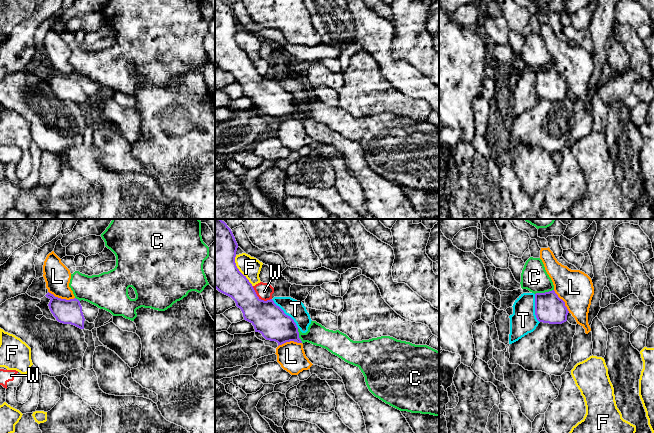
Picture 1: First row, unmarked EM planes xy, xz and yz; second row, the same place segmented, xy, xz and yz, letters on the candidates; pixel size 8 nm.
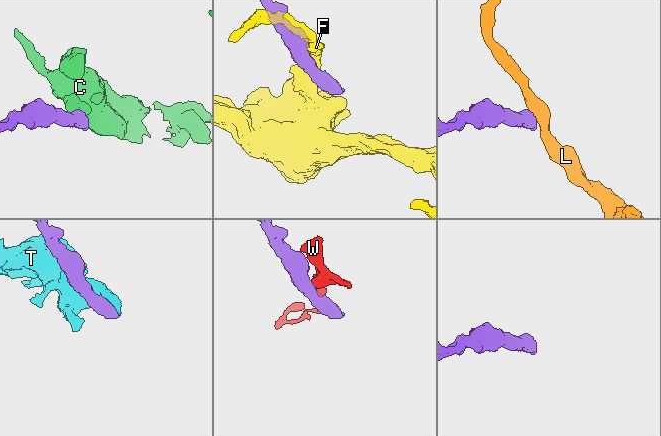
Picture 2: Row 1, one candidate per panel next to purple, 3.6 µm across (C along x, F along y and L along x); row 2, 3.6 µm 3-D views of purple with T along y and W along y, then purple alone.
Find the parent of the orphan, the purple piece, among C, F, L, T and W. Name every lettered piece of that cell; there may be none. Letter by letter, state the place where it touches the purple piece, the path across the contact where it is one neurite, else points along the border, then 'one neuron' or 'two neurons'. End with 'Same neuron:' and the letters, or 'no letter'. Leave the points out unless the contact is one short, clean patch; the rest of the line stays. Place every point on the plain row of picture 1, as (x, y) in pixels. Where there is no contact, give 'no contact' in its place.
C: contact yz (545, 68); border yz (553, 65), (535, 70); two neurons
F: contact xz (239, 47); two neurons
L: contact xy (60, 74); border xy (48, 67), (61, 74), (74, 74); two neurons
T: contact xz (285, 90); border xz (271, 75), (298, 103); two neurons
W: contact xz (260, 75); border xz (252, 62), (255, 69), (261, 75), (271, 75); two neurons
Same neuron: no letter

